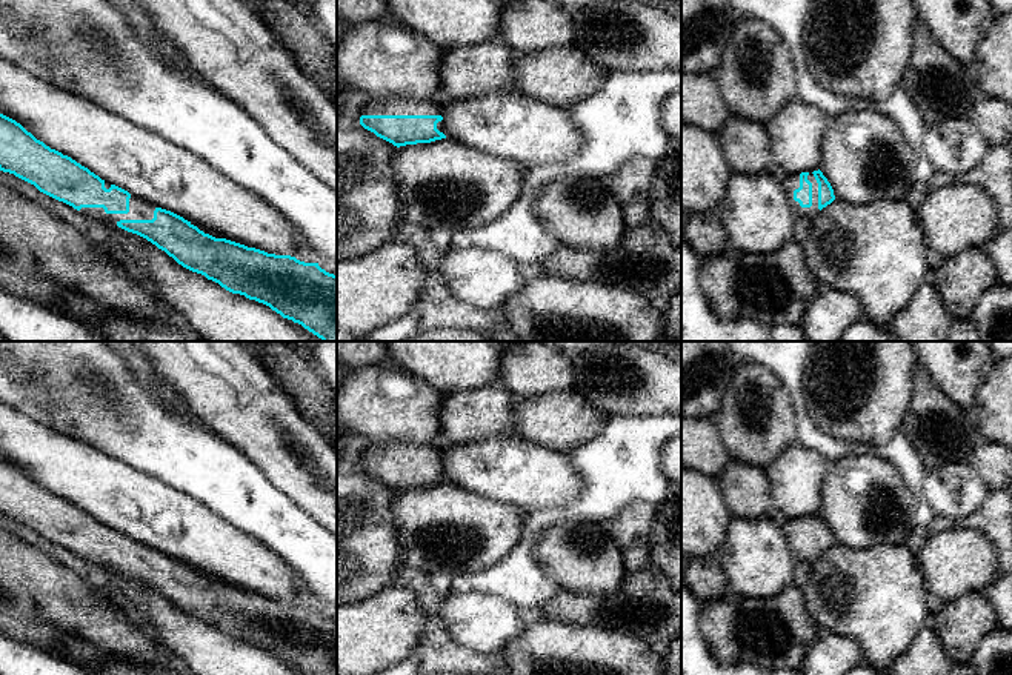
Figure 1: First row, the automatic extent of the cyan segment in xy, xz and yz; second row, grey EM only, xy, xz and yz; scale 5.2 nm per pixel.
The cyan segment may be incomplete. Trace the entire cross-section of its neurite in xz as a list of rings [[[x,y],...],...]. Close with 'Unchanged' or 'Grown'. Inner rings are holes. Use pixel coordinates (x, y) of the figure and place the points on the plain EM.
[[[443,441],[375,443],[361,455],[360,469],[400,492],[446,483],[441,458]]]. Grown

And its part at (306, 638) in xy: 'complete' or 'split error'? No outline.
split error

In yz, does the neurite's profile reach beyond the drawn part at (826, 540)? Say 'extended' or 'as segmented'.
extended

